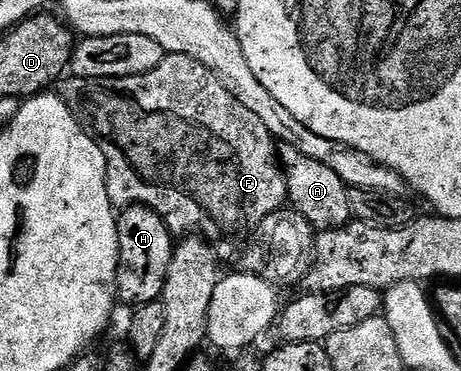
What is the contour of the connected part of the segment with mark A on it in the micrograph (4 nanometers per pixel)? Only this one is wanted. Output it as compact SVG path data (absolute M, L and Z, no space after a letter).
M282 144L278 148L278 160L284 171L290 208L311 223L316 232L338 229L352 220L352 198L347 185L329 167L310 159L294 145Z

